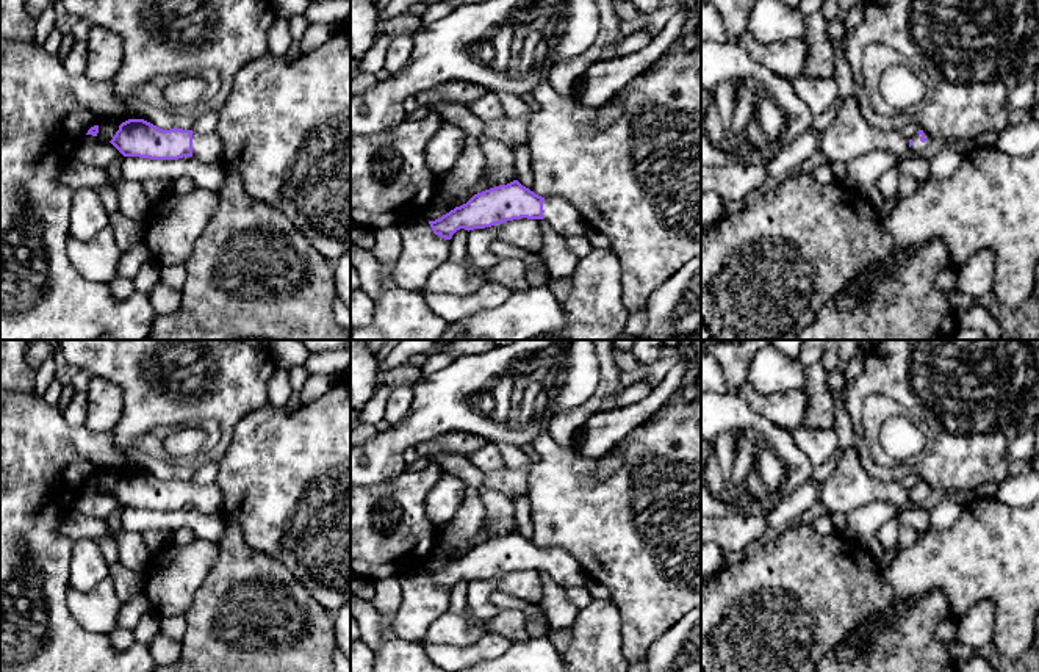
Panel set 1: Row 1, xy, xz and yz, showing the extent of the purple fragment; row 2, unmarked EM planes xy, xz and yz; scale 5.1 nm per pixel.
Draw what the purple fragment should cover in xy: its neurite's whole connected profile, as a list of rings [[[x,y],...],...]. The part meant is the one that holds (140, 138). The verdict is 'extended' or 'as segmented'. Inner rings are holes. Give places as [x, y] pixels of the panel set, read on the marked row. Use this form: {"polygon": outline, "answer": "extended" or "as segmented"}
{"polygon": [[[128,119],[110,141],[124,157],[150,160],[178,160],[196,157],[203,163],[222,164],[224,143],[213,132],[197,135],[192,130],[163,130],[144,119]]], "answer": "extended"}

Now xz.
{"polygon": [[[518,180],[477,193],[429,224],[435,235],[451,240],[460,229],[469,232],[521,218],[545,219],[562,237],[591,235],[581,213],[565,197],[541,197]]], "answer": "extended"}

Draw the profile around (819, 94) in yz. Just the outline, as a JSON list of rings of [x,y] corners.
[[[803,74],[793,80],[792,85],[814,116],[823,114],[837,99],[837,85],[834,77],[814,78]]]

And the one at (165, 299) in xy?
[[[158,282],[147,296],[156,315],[172,313],[180,307],[182,302],[182,291],[174,290],[161,282]]]

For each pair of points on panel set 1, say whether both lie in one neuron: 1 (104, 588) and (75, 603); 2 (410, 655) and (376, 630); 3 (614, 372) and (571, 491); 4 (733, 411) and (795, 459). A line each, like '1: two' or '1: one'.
1: one
2: two
3: two
4: one

